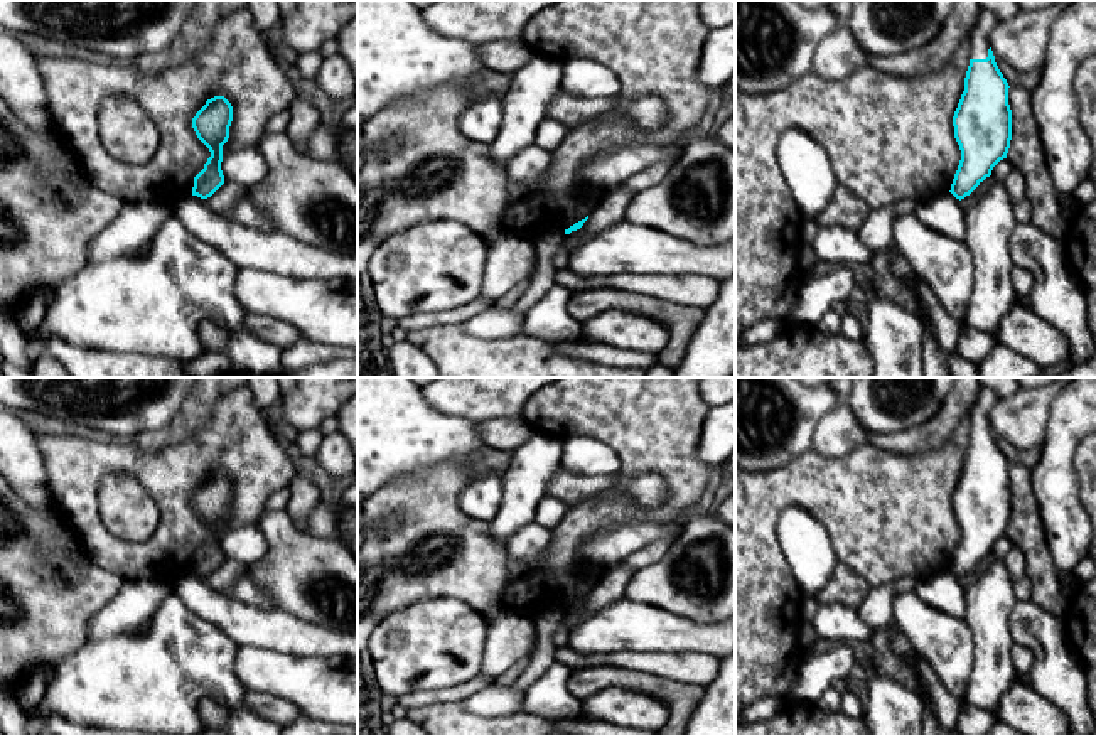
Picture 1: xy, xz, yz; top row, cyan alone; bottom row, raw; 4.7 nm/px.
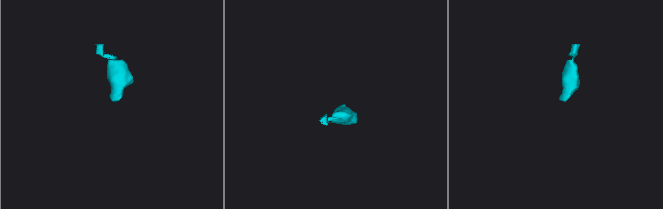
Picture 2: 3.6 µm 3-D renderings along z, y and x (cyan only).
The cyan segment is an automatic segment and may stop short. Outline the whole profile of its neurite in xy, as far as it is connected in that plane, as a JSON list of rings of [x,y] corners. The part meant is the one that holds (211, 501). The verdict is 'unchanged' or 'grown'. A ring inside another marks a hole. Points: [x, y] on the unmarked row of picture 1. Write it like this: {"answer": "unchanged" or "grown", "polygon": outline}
{"answer": "unchanged", "polygon": [[[214,474],[192,496],[192,506],[197,516],[209,526],[211,534],[204,546],[194,555],[192,573],[211,575],[223,561],[221,548],[223,523],[229,516],[233,499],[233,484],[224,474]]]}

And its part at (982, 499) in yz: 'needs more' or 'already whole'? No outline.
needs more

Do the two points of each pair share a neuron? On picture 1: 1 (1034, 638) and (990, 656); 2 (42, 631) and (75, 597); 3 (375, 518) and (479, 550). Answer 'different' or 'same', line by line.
1: different
2: same
3: same

